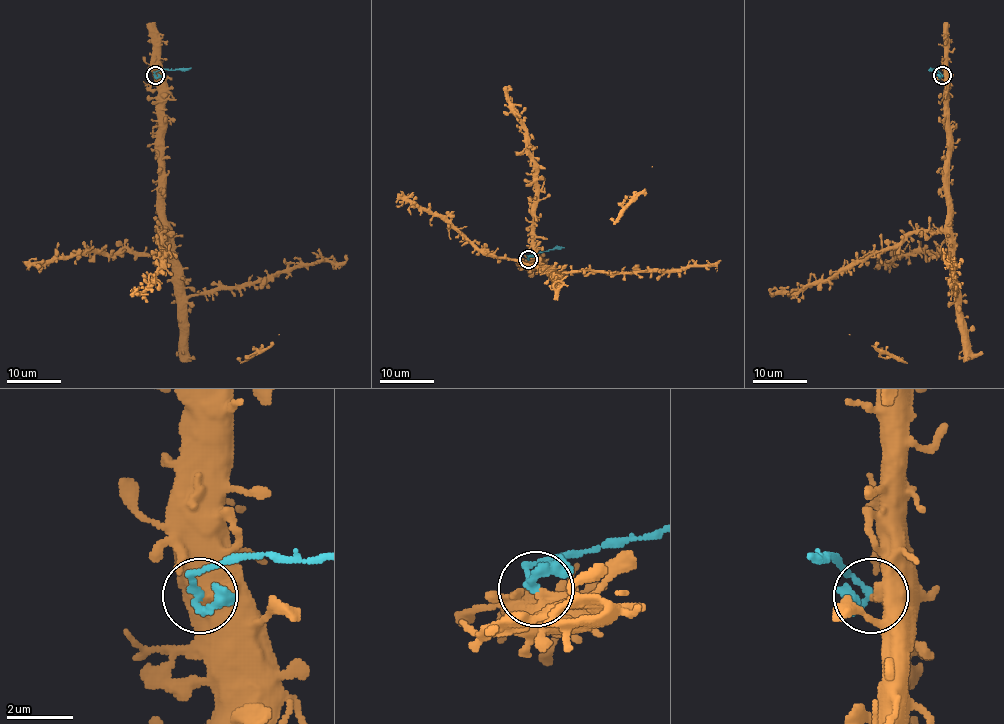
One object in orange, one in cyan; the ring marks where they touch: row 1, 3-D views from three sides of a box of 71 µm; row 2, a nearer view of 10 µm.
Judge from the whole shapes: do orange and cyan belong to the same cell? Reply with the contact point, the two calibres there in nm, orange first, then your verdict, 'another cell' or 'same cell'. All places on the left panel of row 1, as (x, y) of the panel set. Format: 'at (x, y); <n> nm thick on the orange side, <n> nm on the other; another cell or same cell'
at (155, 75); 550 nm thick on the orange side, 200 nm on the other; another cell

